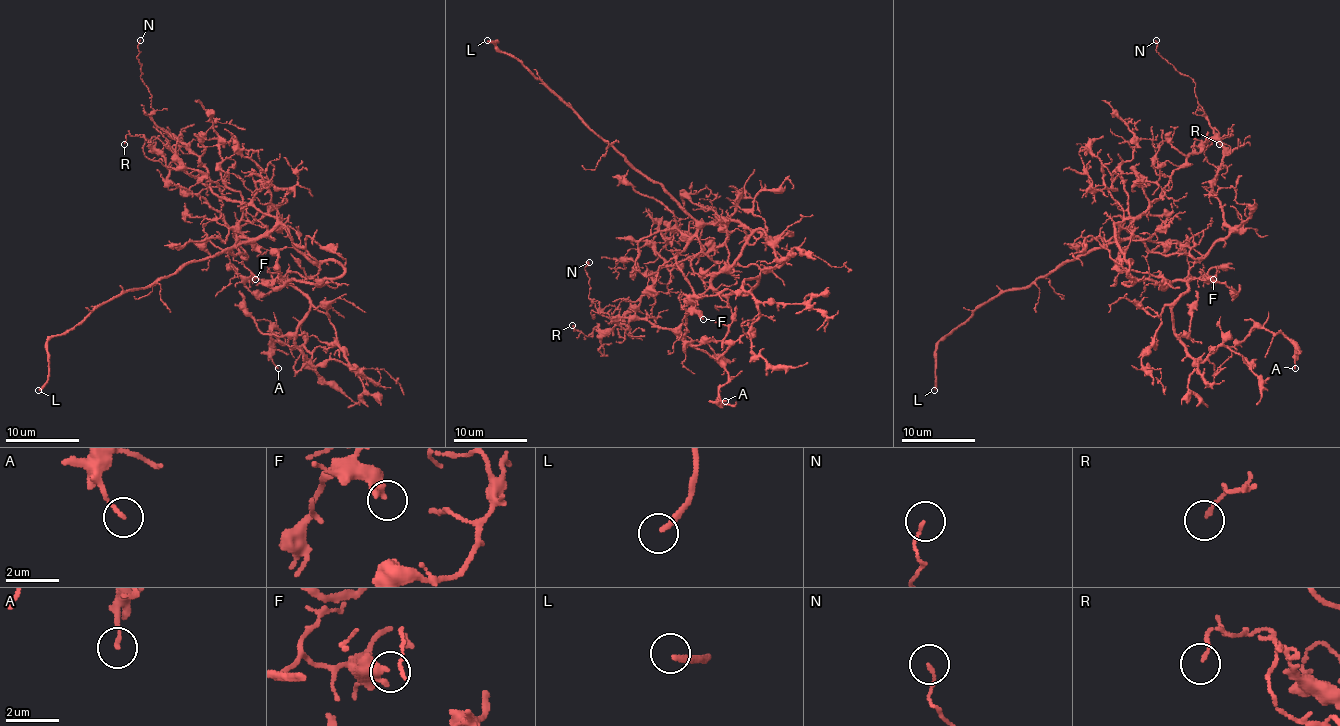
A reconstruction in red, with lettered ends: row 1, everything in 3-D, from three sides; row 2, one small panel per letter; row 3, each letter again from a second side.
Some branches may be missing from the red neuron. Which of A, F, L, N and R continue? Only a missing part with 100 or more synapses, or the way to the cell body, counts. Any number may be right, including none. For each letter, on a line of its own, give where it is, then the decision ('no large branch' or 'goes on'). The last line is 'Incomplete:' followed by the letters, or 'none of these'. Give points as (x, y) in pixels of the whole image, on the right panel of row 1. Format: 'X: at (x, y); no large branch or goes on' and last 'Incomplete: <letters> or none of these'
A: at (1295, 368); no large branch
F: at (1213, 279); no large branch
L: at (934, 390); goes on
N: at (1156, 40); no large branch
R: at (1219, 144); no large branch
Incomplete: L

